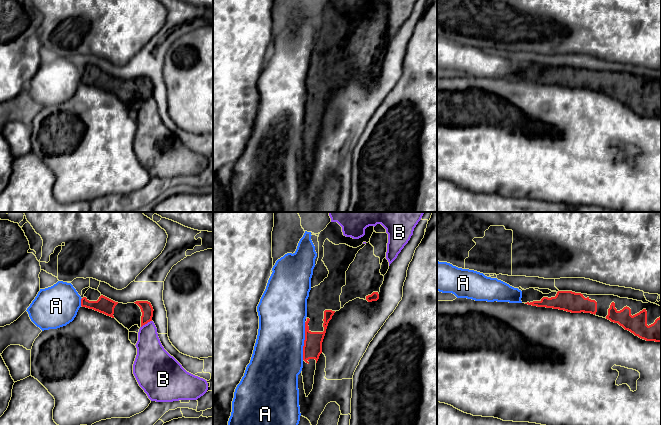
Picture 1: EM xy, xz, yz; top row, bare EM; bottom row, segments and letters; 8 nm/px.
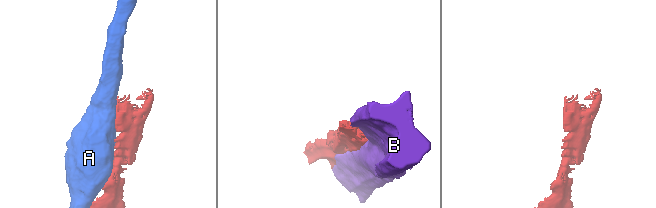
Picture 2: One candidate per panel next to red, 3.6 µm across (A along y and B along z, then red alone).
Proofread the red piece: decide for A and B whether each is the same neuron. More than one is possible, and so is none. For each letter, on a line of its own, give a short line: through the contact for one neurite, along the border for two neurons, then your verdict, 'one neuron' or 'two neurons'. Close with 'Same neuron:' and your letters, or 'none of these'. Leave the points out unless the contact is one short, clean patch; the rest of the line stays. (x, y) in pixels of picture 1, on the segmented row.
A: two neurons
B: two neurons
Same neuron: none of these

